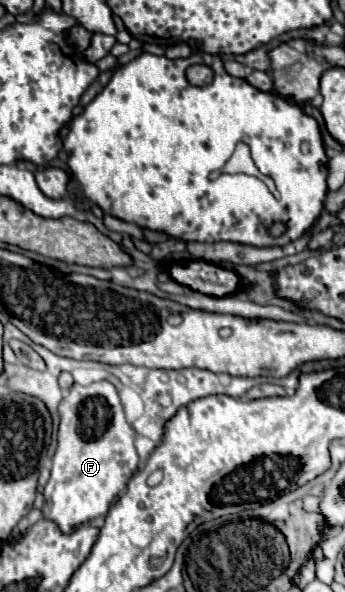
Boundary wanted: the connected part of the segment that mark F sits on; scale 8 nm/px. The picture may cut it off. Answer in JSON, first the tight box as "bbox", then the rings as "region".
{"bbox":[42,381,138,535],"region":[[[108,381],[88,387],[74,383],[62,399],[58,413],[58,447],[52,457],[50,479],[44,487],[42,517],[56,523],[64,535],[70,535],[80,525],[100,521],[108,513],[126,481],[138,469],[138,453],[134,449],[136,433],[124,417],[114,385]]]}

